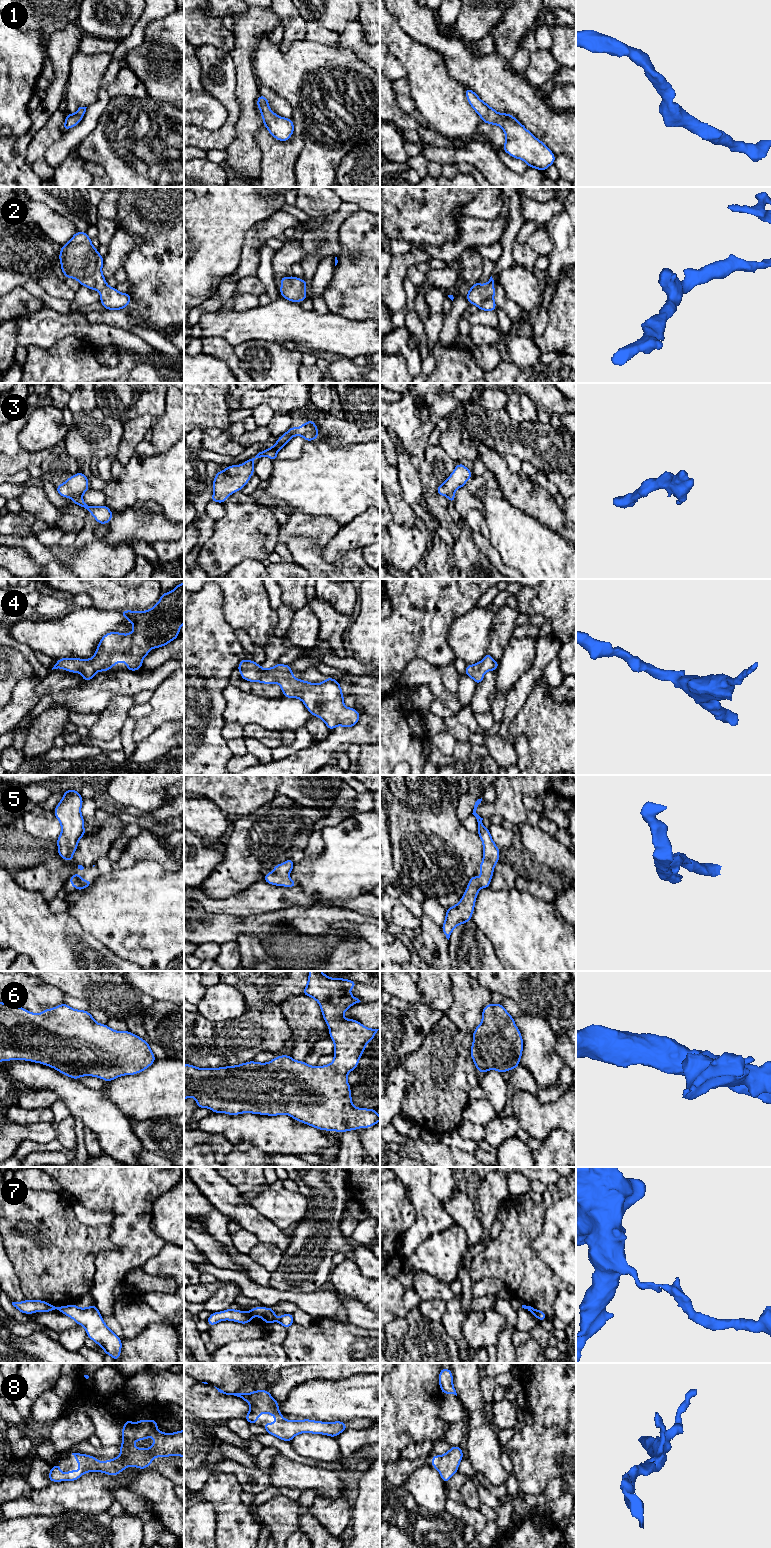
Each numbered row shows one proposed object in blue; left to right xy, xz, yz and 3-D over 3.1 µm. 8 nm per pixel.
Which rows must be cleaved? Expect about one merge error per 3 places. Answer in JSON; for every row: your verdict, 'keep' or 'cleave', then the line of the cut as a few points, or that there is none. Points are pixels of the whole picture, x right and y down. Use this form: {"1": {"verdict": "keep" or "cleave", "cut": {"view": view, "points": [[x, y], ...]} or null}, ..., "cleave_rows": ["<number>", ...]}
{"1": {"verdict": "keep", "cut": null}, "2": {"verdict": "keep", "cut": null}, "3": {"verdict": "cleave", "cut": {"view": "xz", "points": [[277, 452], [268, 451], [265, 455]]}}, "4": {"verdict": "keep", "cut": null}, "5": {"verdict": "keep", "cut": null}, "6": {"verdict": "keep", "cut": null}, "7": {"verdict": "cleave", "cut": {"view": "xz", "points": [[248, 1312], [253, 1315]]}}, "8": {"verdict": "keep", "cut": null}, "cleave_rows": ["3", "7"]}

